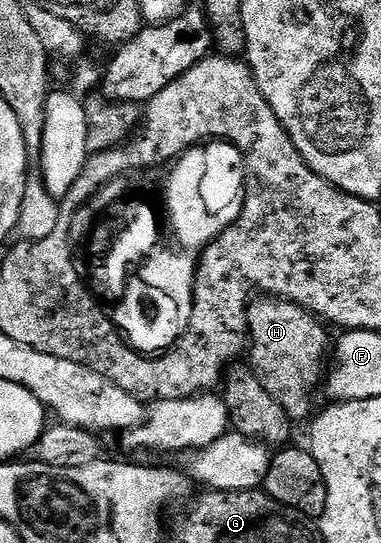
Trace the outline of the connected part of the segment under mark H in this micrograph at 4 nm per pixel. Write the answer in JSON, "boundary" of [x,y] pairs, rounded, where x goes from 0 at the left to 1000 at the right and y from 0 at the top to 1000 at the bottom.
{"boundary":[[[672,547],[651,560],[651,622],[656,626],[656,654],[661,646],[661,669],[656,681],[688,702],[690,716],[698,716],[732,746],[759,764],[761,773],[785,779],[811,773],[822,762],[827,705],[853,696],[856,669],[850,659],[866,654],[866,624],[853,597],[832,587],[816,573],[787,565],[777,558],[761,558],[753,551],[732,547]]]}

